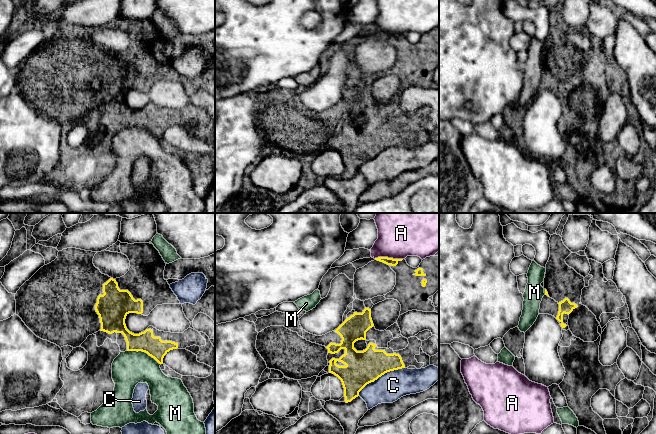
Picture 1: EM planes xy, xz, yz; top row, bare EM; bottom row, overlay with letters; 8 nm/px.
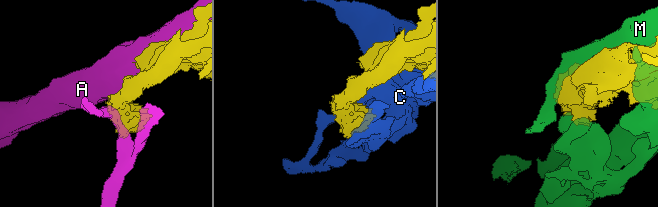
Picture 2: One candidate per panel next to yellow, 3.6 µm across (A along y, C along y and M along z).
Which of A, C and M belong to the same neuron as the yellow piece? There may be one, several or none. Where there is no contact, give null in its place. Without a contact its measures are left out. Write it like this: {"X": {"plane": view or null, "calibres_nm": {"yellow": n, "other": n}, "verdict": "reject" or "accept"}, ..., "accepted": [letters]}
{"A": {"plane": "xz", "calibres_nm": {"yellow": 60, "other": 280}, "verdict": "reject"}, "C": {"plane": "xz", "calibres_nm": {"yellow": 280, "other": 240}, "verdict": "reject"}, "M": {"plane": "xy", "calibres_nm": {"yellow": 160, "other": 280}, "verdict": "reject"}, "accepted": []}

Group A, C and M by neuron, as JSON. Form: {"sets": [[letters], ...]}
{"sets": [["A"], ["C"], ["M"]]}

